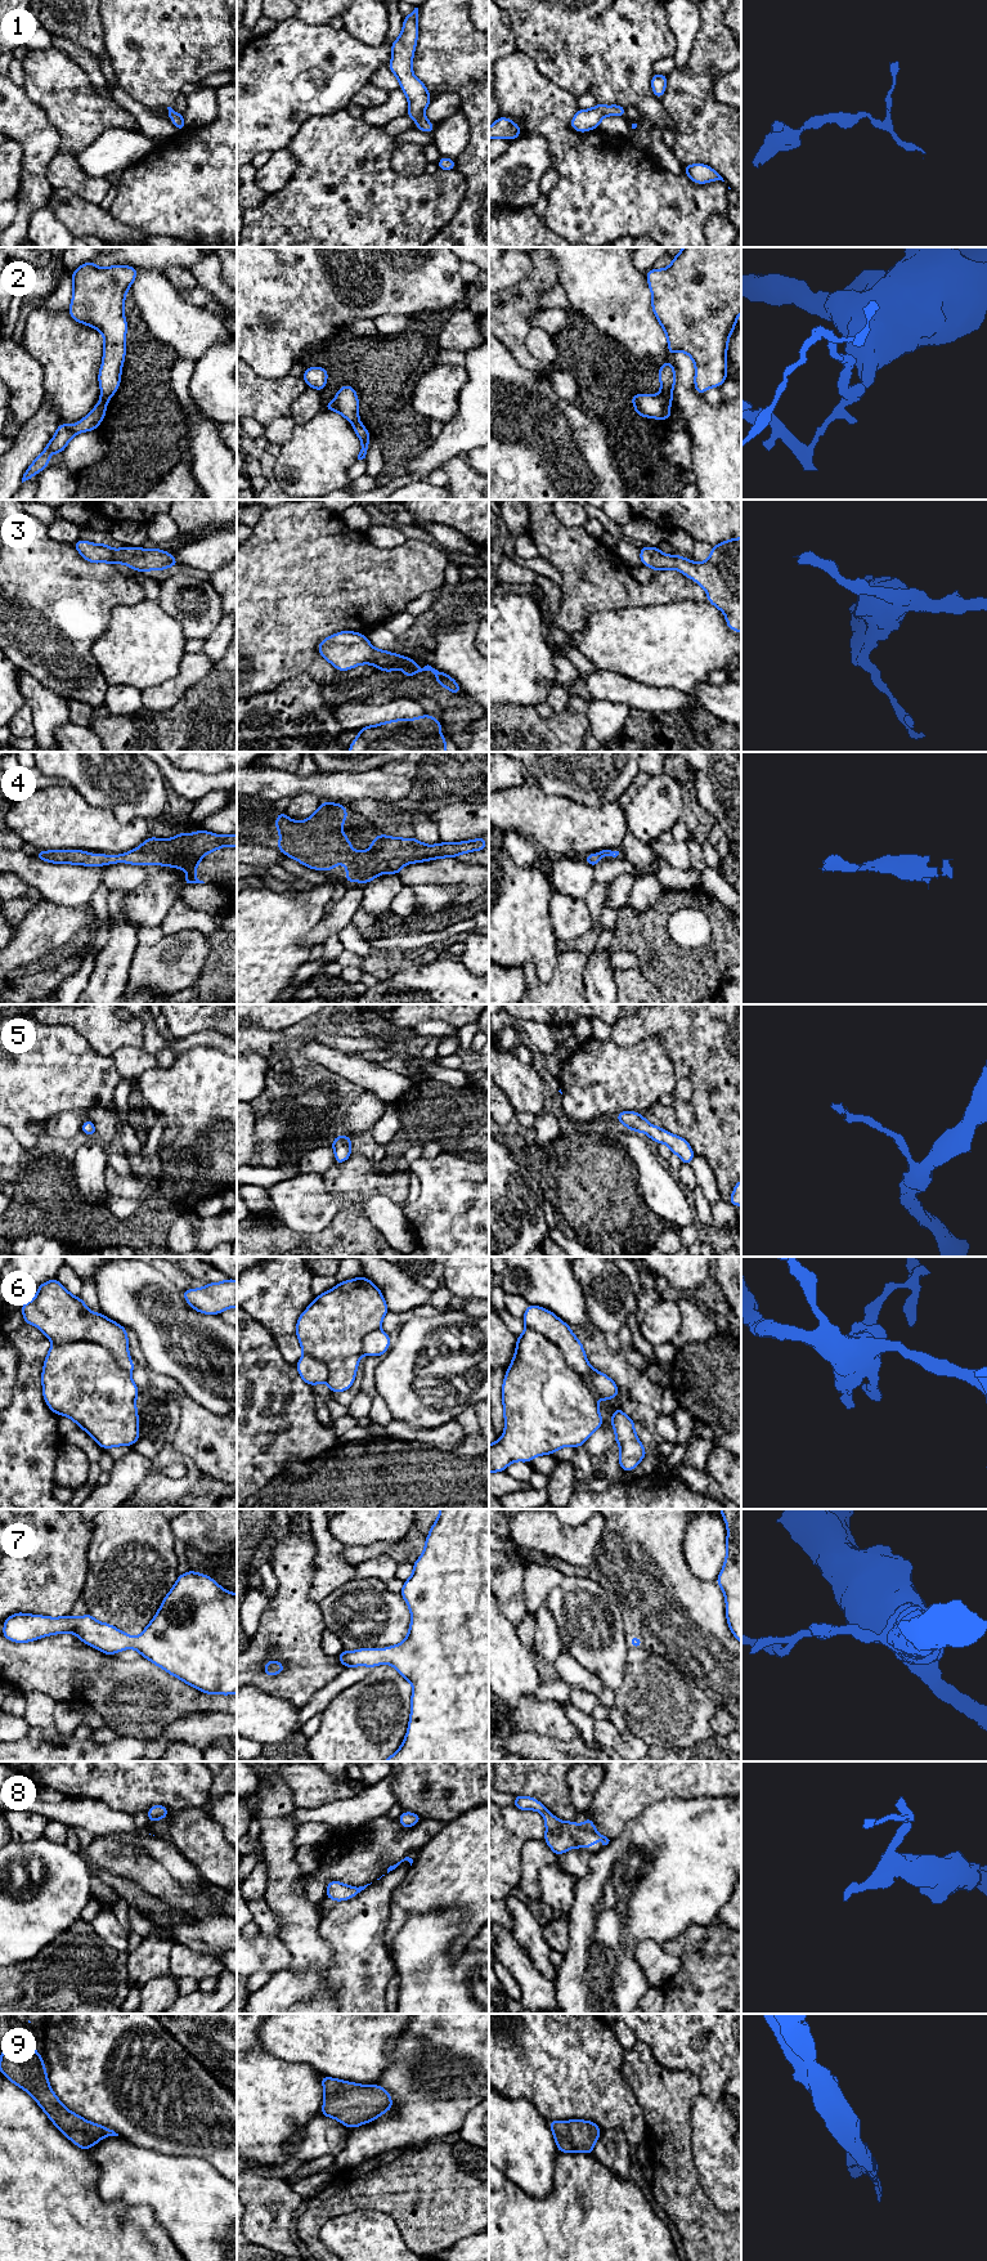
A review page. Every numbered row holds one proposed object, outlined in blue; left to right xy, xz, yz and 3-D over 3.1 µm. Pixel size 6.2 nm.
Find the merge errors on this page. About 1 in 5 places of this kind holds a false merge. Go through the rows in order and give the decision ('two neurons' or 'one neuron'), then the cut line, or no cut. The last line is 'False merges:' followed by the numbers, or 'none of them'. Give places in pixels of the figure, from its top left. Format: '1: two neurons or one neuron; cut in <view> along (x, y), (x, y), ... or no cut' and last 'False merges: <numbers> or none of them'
1: one neuron; no cut
2: two neurons; cut in yz along (660, 393), (668, 404)
3: one neuron; no cut
4: one neuron; no cut
5: one neuron; no cut
6: two neurons; cut in yz along (526, 1326), (551, 1341), (596, 1395)
7: one neuron; no cut
8: one neuron; no cut
9: one neuron; no cut
False merges: 2, 6

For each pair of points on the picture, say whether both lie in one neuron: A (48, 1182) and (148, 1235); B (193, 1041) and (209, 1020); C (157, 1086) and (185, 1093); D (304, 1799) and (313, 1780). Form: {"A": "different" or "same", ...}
{"A": "same", "B": "different", "C": "same", "D": "same"}

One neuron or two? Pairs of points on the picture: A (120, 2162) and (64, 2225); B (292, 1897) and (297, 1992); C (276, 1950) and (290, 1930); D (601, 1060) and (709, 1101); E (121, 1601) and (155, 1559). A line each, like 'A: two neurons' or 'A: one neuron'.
A: two neurons
B: two neurons
C: two neurons
D: two neurons
E: one neuron

